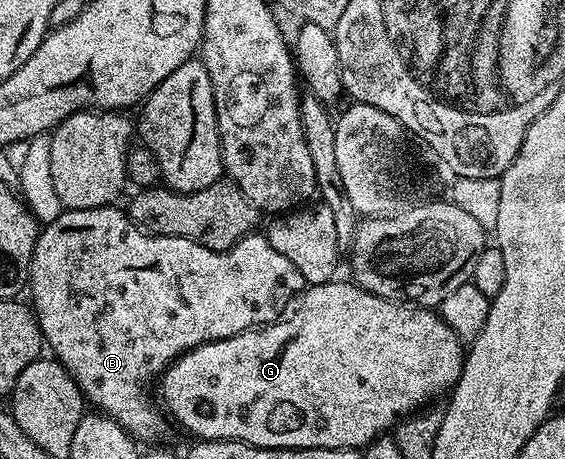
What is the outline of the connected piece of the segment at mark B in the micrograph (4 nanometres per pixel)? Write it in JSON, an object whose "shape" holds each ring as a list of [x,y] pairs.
{"shape":[[[109,205],[106,207],[95,207],[94,209],[65,209],[54,221],[43,224],[42,230],[36,236],[34,253],[32,254],[32,264],[28,267],[27,286],[32,287],[32,303],[37,323],[40,325],[40,334],[53,356],[72,375],[72,379],[80,386],[85,400],[92,403],[93,408],[99,409],[108,418],[127,431],[133,439],[143,441],[143,439],[160,439],[168,431],[169,420],[165,412],[159,406],[152,404],[152,399],[148,396],[148,382],[155,380],[164,374],[176,359],[179,359],[185,351],[193,351],[195,347],[200,347],[203,343],[213,343],[219,339],[229,339],[235,335],[240,335],[244,331],[253,330],[257,325],[277,322],[275,303],[284,303],[288,295],[303,292],[306,284],[302,273],[295,268],[290,260],[278,253],[273,245],[270,245],[267,234],[253,233],[238,241],[228,251],[211,251],[206,249],[201,243],[190,241],[186,237],[174,237],[173,235],[153,235],[141,229],[135,222],[129,220],[123,210],[119,211],[119,206]]]}

